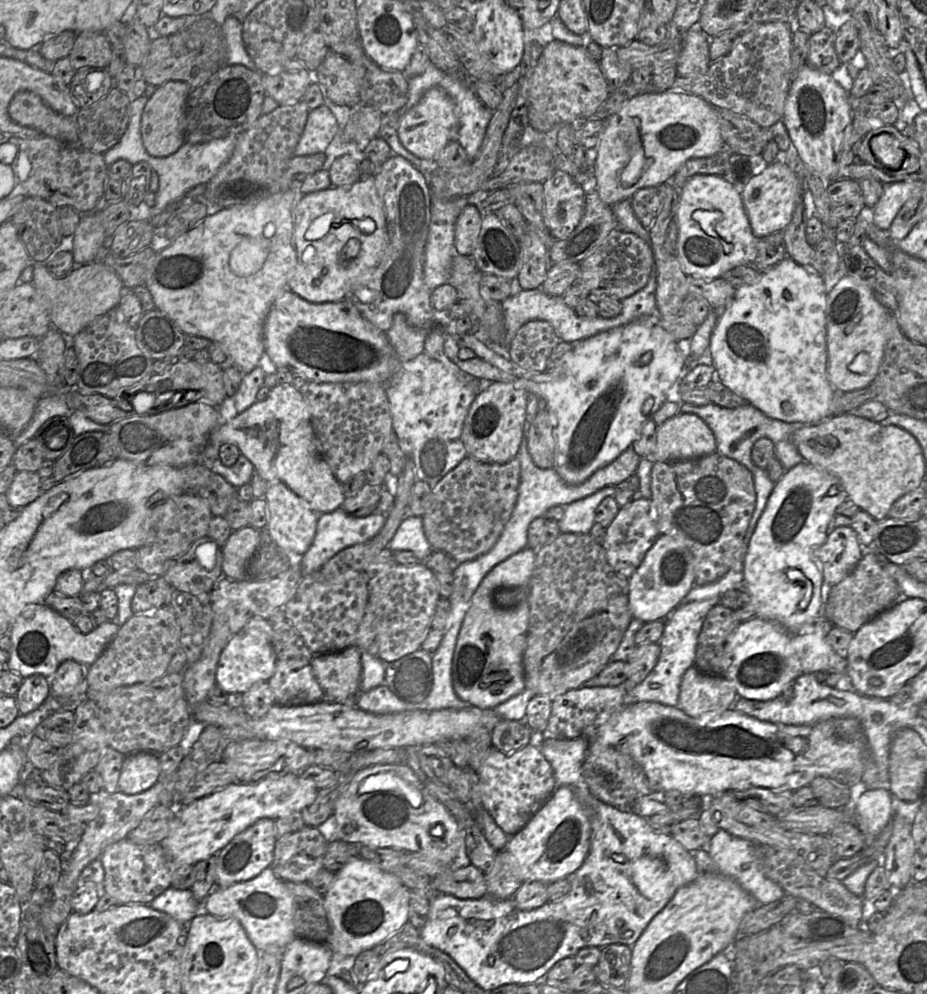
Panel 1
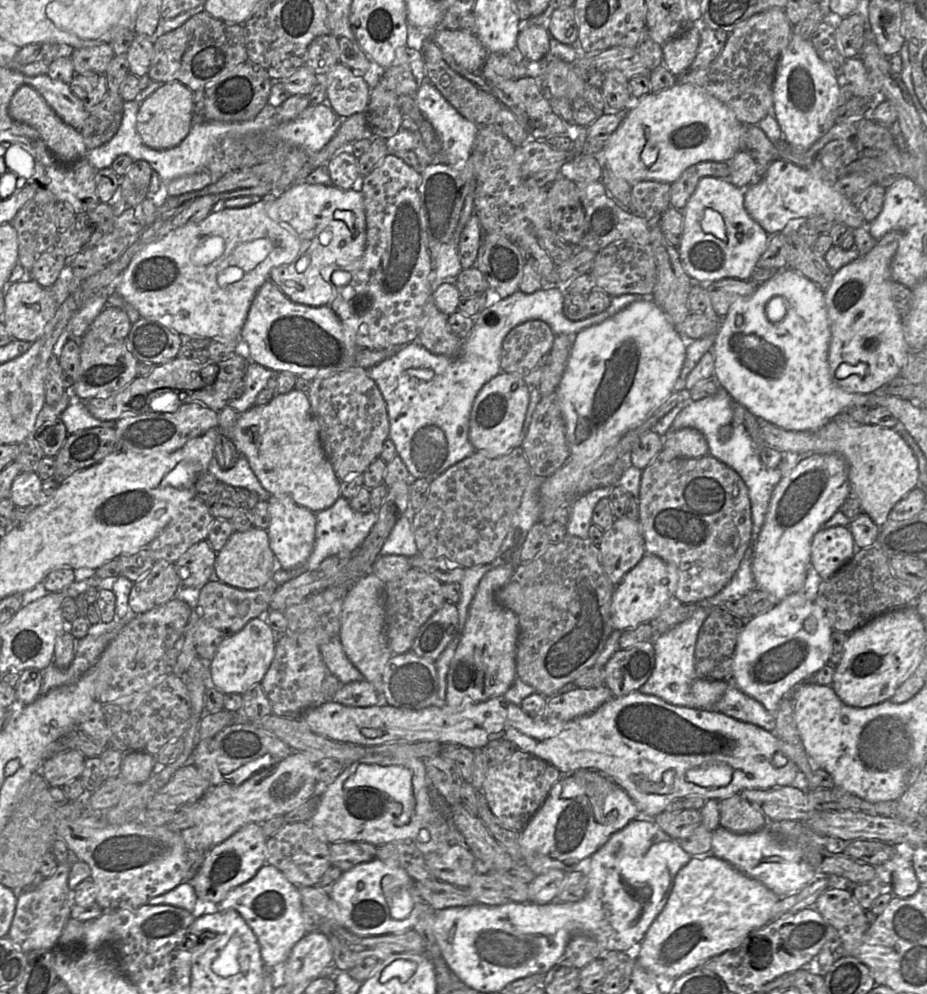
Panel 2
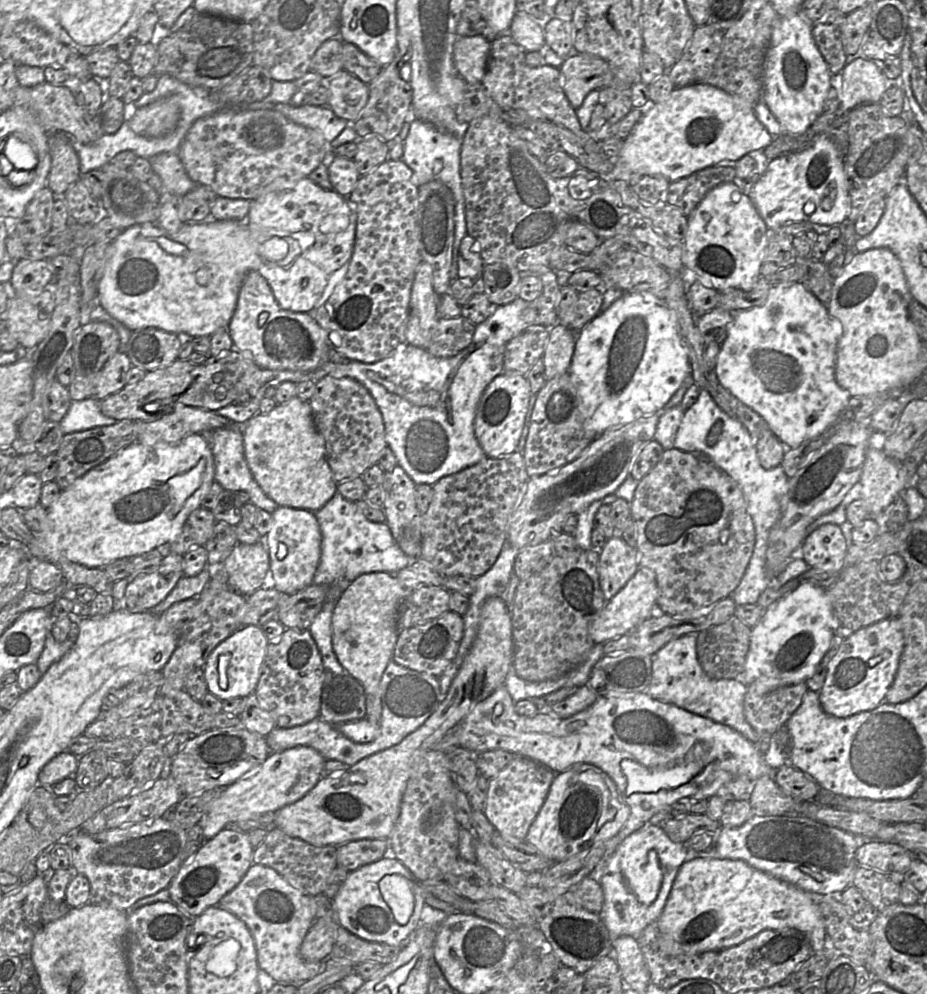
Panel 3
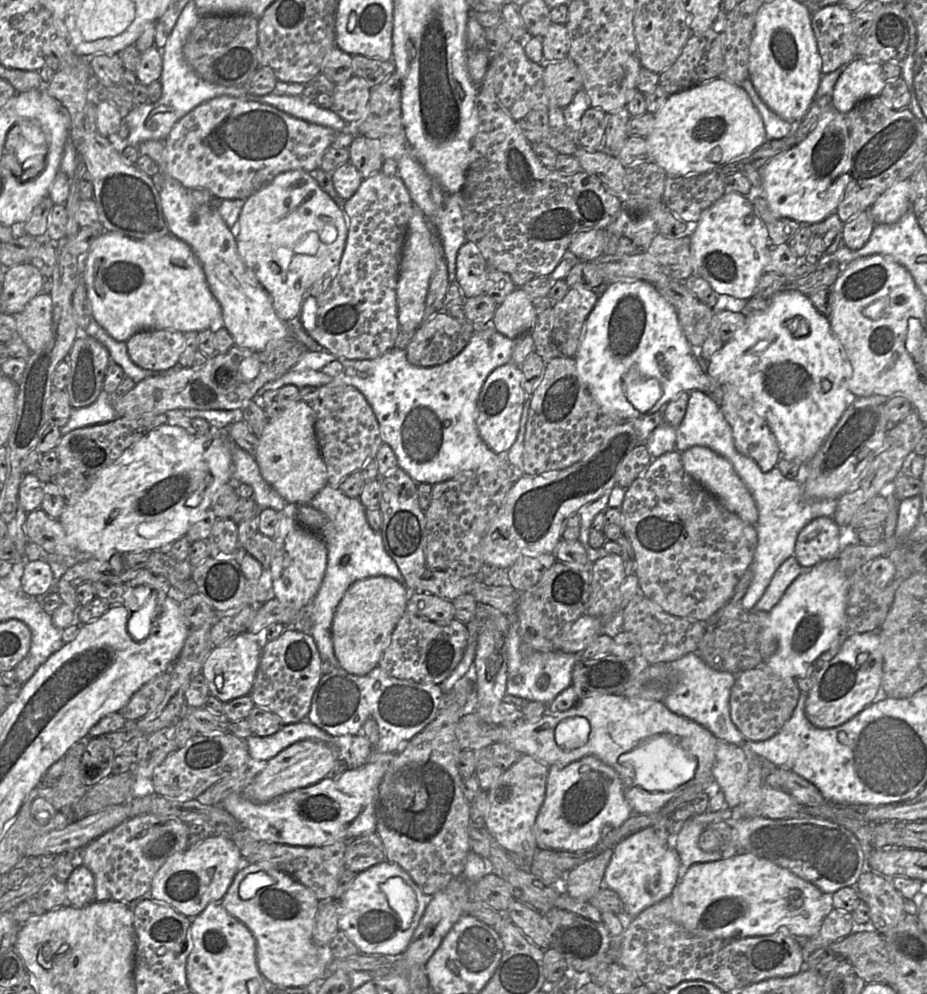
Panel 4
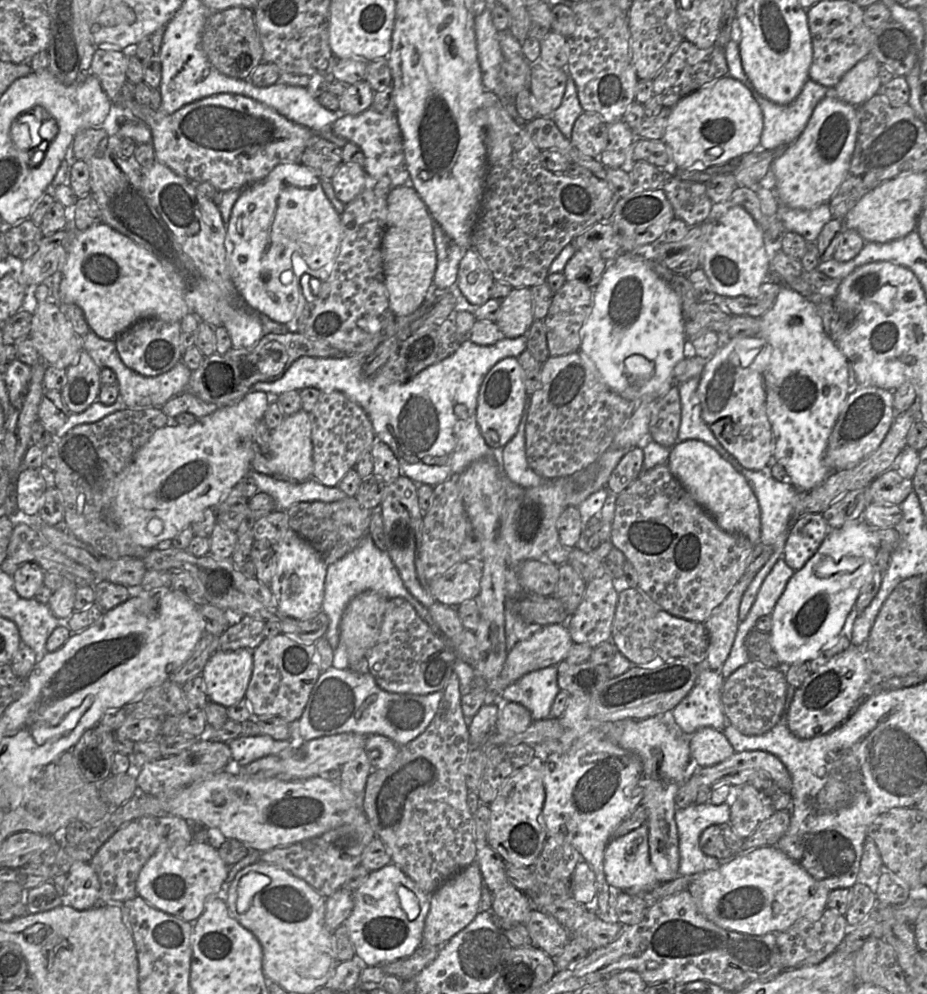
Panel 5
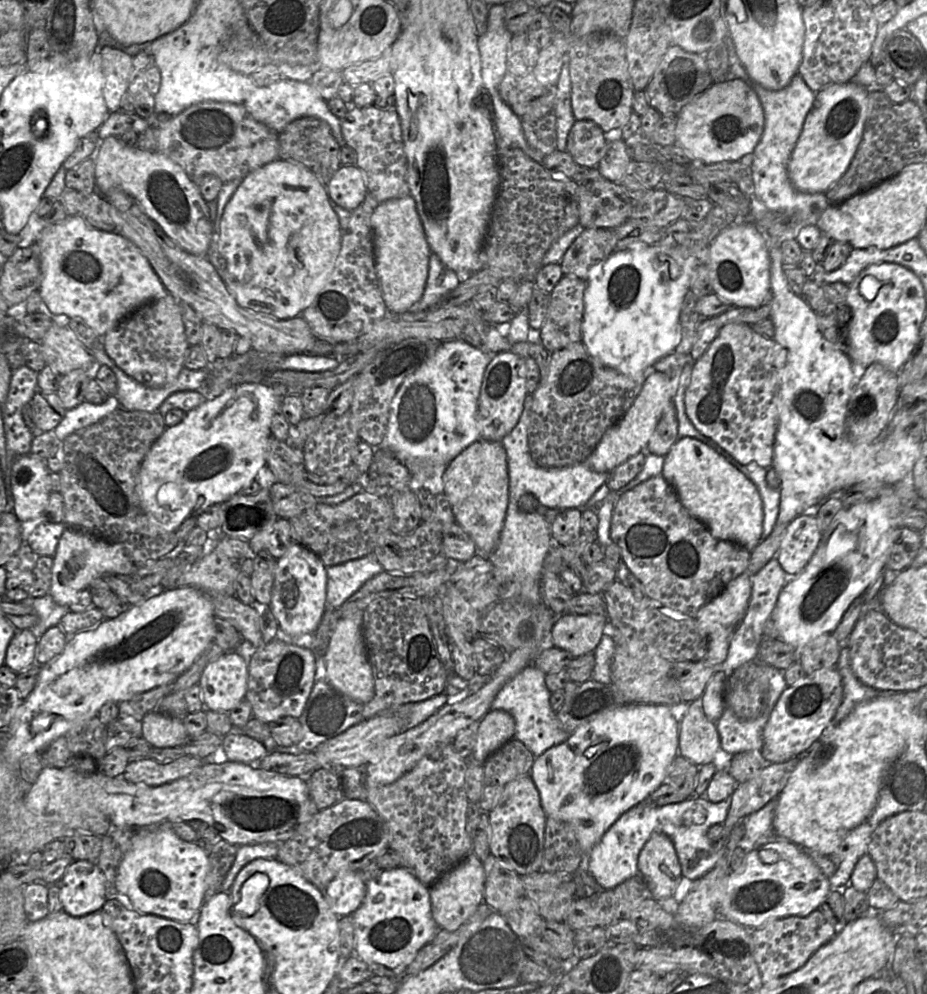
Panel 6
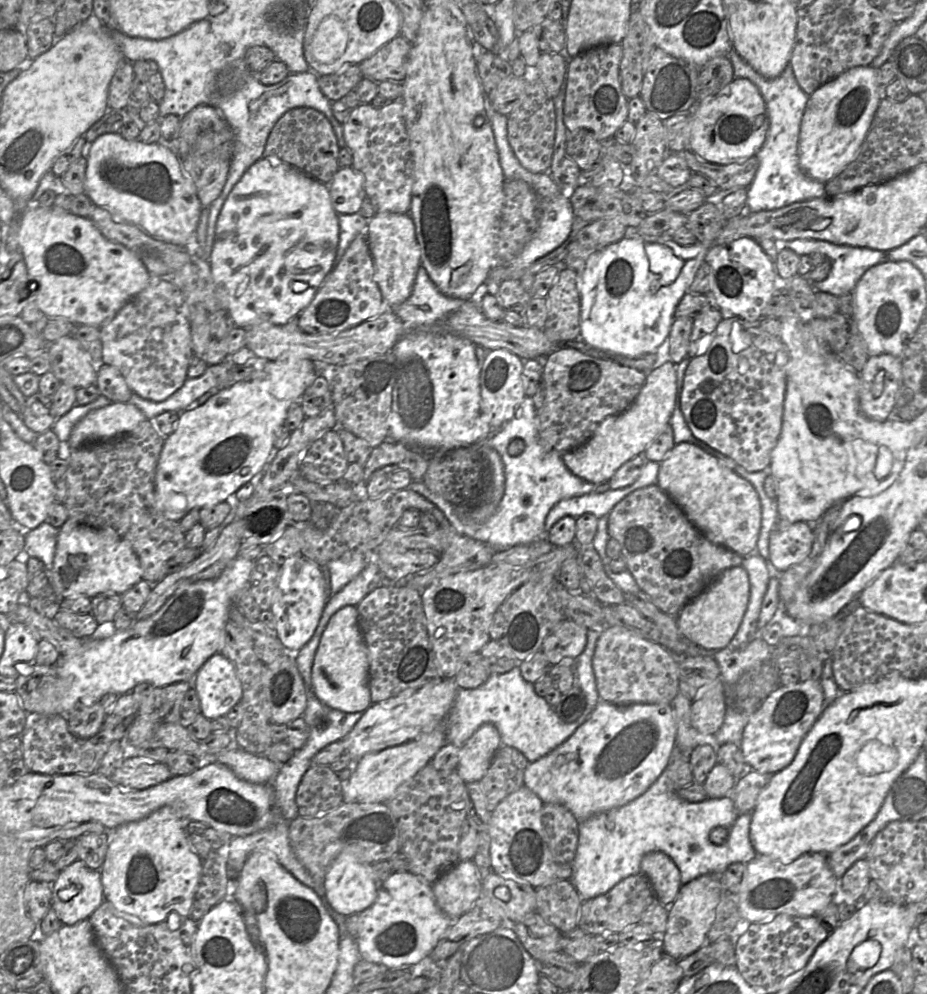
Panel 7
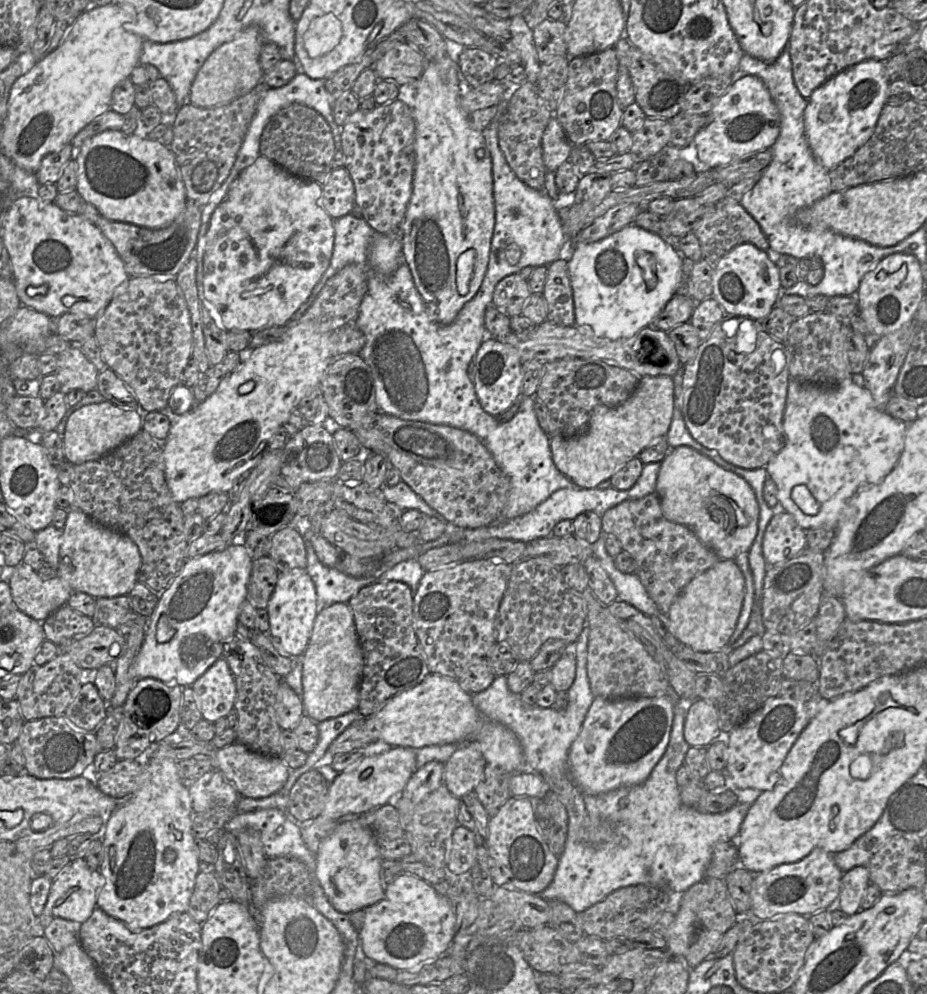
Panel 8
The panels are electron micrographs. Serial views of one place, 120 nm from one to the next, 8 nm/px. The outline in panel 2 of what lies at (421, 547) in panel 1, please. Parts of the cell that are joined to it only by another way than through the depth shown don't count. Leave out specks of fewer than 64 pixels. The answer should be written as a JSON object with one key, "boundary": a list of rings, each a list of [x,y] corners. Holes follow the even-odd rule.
{"boundary":[[[409,499],[409,505],[407,510],[405,511],[403,516],[396,522],[388,538],[385,540],[380,550],[379,556],[399,555],[399,556],[406,556],[410,558],[418,554],[418,549],[413,534],[413,517],[415,513],[416,512],[413,512],[410,509],[410,499]]]}

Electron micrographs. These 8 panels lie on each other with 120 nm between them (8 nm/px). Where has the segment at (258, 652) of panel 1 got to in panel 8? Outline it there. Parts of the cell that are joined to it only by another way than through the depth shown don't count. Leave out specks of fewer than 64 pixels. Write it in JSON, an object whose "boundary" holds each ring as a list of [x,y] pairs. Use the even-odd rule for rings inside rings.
{"boundary":[[[221,657],[215,661],[192,685],[194,699],[202,718],[214,723],[220,718],[226,718],[234,708],[236,699],[236,684],[227,661]]]}

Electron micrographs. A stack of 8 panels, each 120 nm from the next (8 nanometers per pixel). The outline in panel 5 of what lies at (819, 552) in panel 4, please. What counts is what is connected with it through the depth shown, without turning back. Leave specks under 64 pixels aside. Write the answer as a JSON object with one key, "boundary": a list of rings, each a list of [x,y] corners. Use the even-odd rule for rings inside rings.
{"boundary":[[[822,514],[804,515],[792,525],[782,558],[794,571],[800,570],[817,552],[830,530]]]}

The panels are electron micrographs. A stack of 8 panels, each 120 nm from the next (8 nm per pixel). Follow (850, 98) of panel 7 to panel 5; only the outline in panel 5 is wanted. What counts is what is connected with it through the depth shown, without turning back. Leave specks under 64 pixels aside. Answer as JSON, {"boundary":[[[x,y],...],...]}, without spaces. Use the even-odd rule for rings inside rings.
{"boundary":[[[830,92],[817,104],[799,138],[771,164],[779,204],[793,209],[812,209],[829,203],[845,180],[856,139],[856,107],[841,101]]]}

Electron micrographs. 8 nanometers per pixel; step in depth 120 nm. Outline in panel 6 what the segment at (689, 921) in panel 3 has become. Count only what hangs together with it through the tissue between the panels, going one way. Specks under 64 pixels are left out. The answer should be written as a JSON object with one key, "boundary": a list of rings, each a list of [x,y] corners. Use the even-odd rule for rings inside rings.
{"boundary":[[[776,840],[747,852],[742,871],[730,872],[718,916],[753,930],[778,918],[806,917],[821,907],[831,891],[828,878],[805,850],[788,840]]]}

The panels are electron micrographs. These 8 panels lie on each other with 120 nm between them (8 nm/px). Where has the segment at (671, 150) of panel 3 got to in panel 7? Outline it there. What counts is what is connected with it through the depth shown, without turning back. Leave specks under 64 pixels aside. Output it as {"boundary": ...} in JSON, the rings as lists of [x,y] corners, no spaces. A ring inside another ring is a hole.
{"boundary":[[[734,78],[718,94],[694,108],[690,150],[710,163],[726,165],[746,160],[756,155],[766,140],[766,104],[757,86],[746,78]]]}

